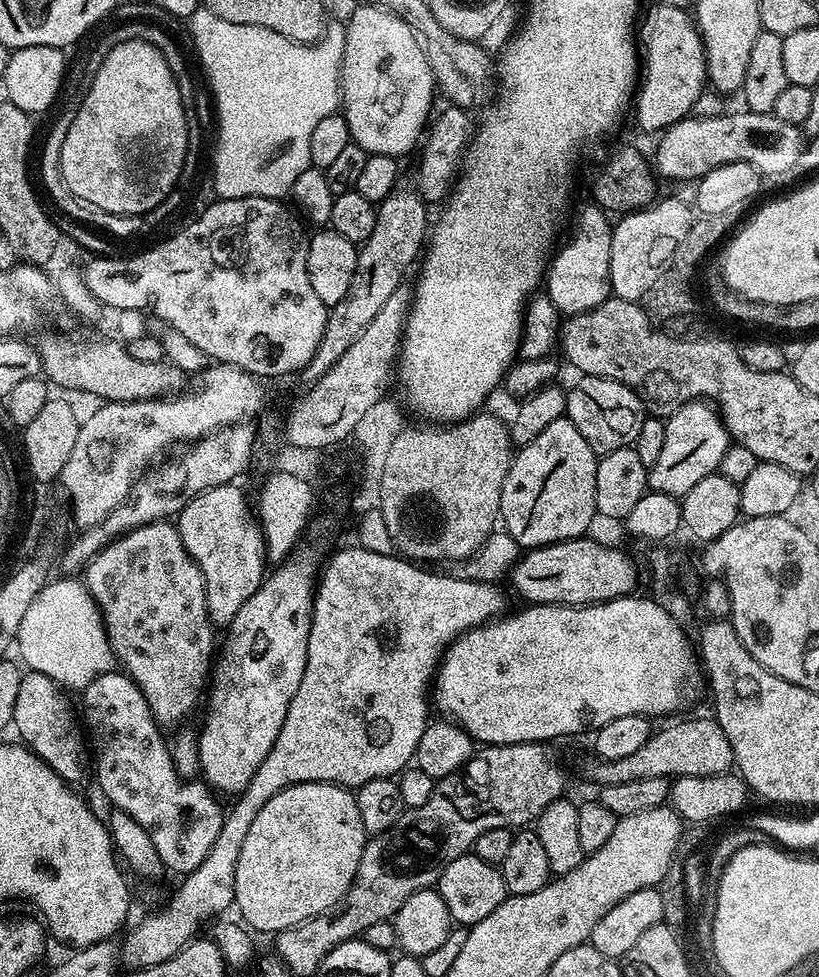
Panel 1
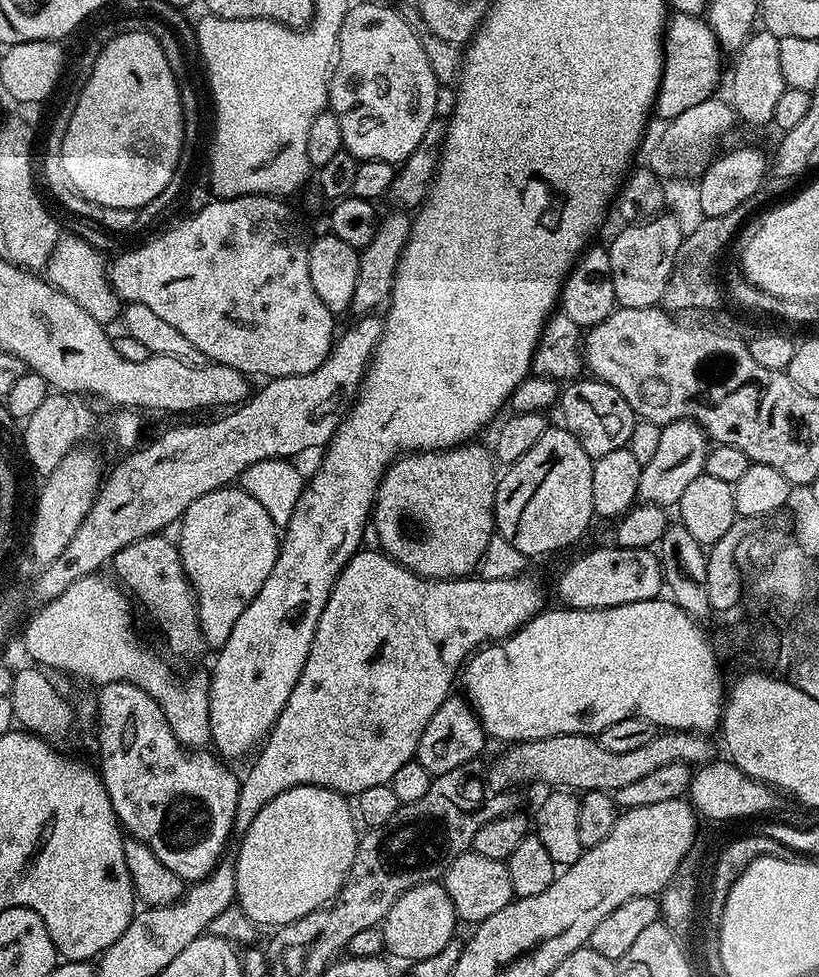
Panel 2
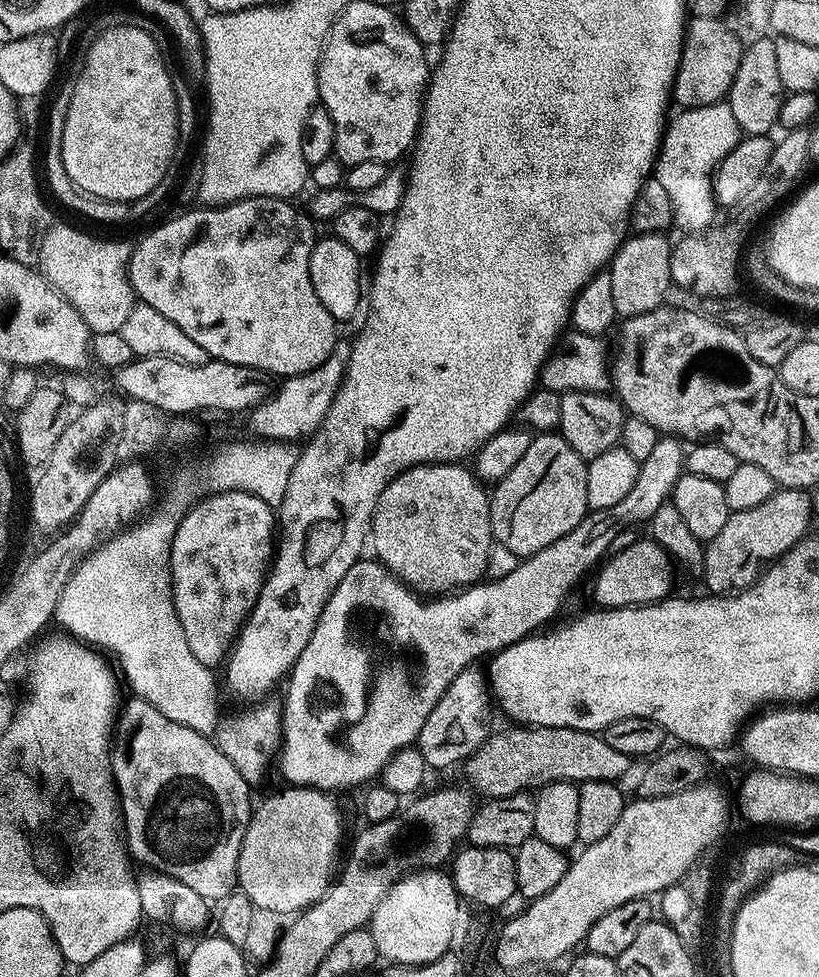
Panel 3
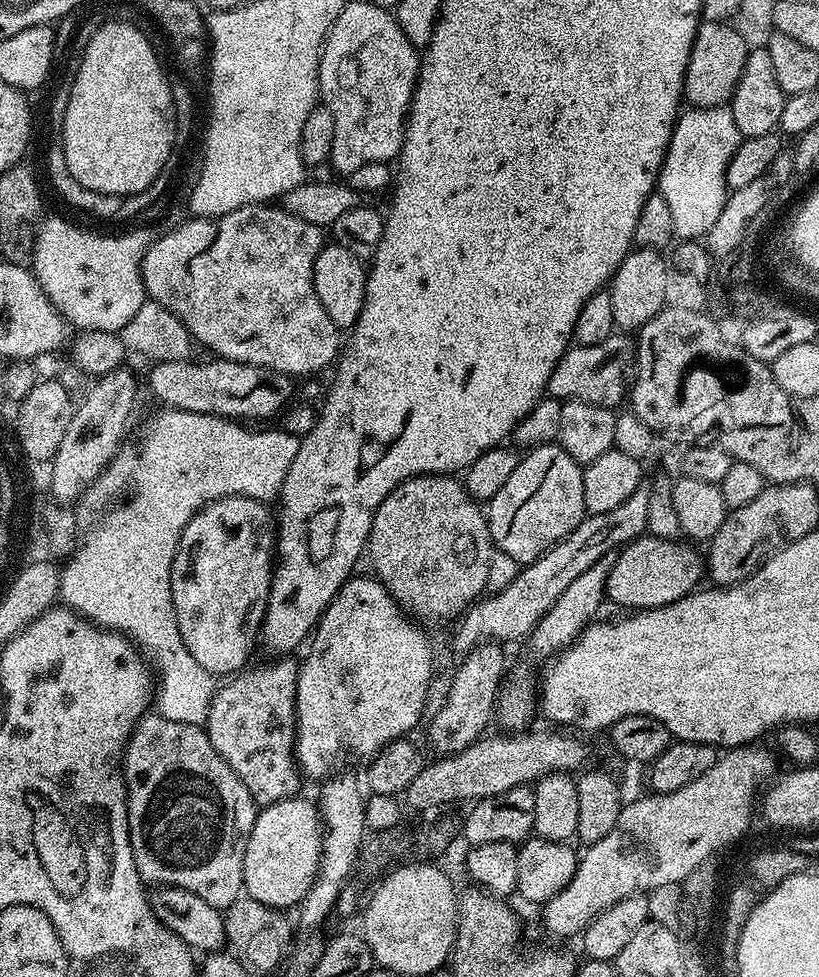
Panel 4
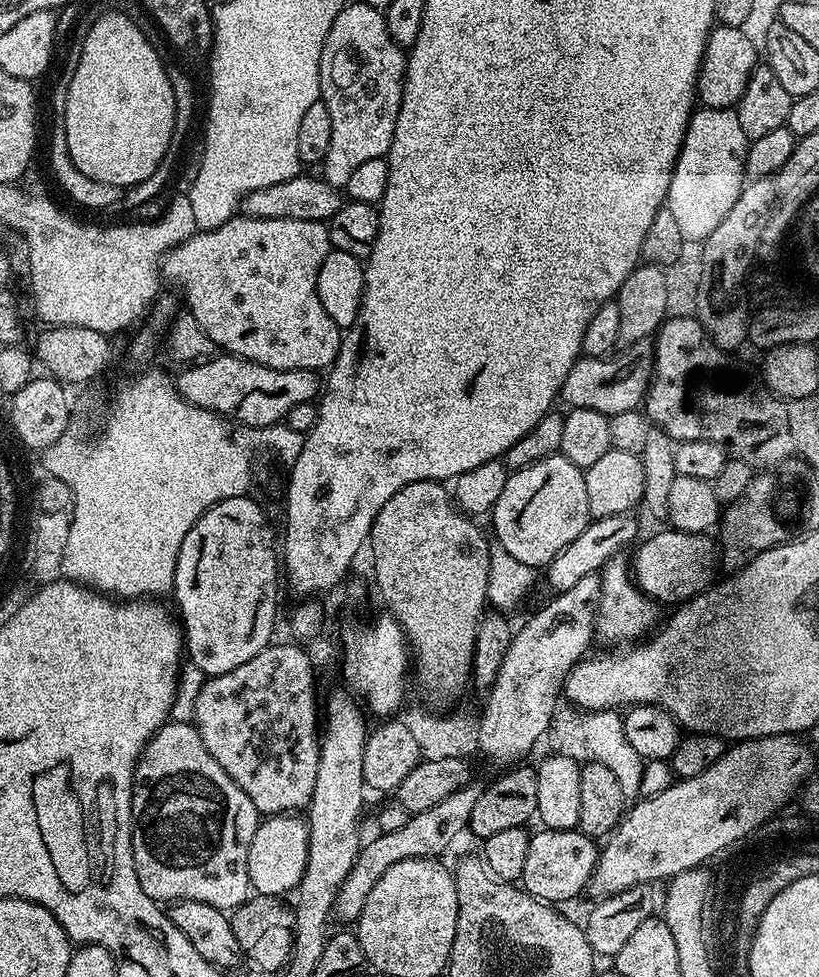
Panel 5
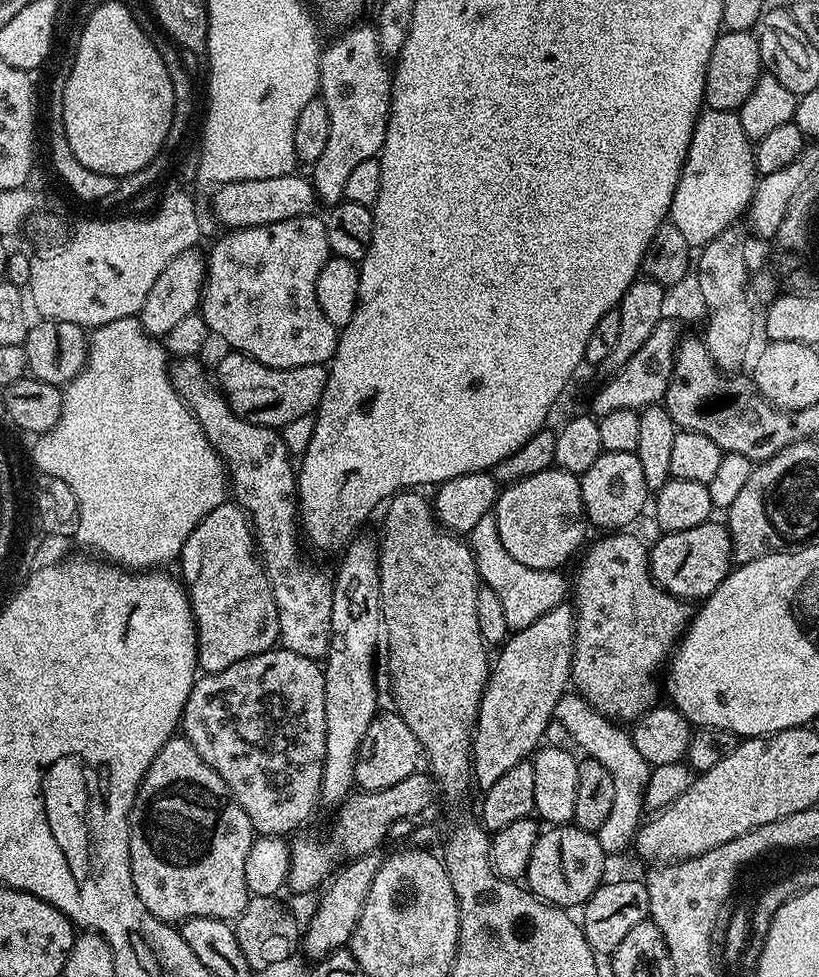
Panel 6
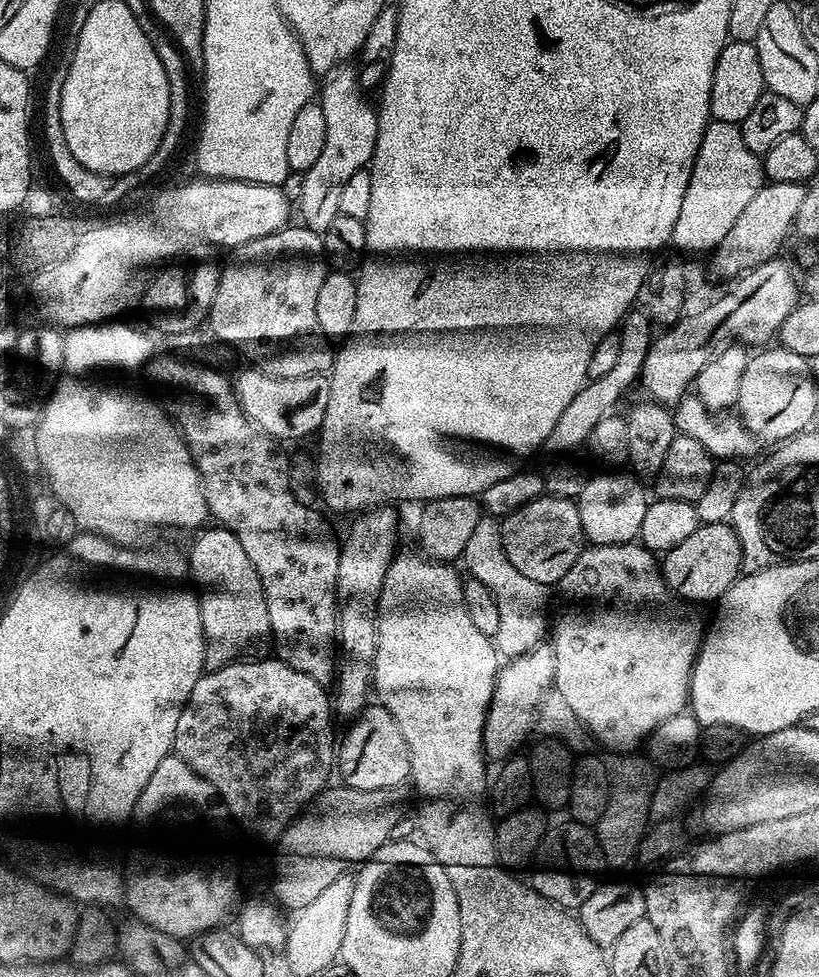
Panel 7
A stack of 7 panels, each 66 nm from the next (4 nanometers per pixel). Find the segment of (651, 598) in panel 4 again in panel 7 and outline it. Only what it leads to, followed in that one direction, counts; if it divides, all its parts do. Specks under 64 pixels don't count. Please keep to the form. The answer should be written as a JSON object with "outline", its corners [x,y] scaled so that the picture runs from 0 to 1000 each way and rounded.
{"outline":[[[856,538],[842,547],[842,551],[833,551],[822,561],[814,562],[808,569],[808,584],[811,591],[827,604],[833,604],[838,608],[845,608],[850,612],[878,612],[884,609],[889,603],[906,588],[906,574],[908,564],[904,561],[902,556],[893,555],[879,545],[868,545],[863,538]]]}

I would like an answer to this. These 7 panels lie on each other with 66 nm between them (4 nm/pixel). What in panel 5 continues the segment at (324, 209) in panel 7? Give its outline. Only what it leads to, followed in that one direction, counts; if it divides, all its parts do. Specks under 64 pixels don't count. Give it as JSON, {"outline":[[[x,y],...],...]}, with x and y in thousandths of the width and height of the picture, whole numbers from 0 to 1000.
{"outline":[[[448,2],[440,4],[421,3],[415,13],[408,18],[408,27],[403,27],[403,35],[396,44],[391,60],[391,101],[398,113],[403,113],[403,154],[398,154],[393,165],[393,183],[411,194],[419,194],[422,186],[427,186],[427,178],[442,170],[442,166],[452,166],[452,162],[473,161],[481,129],[486,121],[486,113],[491,108],[493,95],[493,73],[498,67],[495,50],[476,39],[476,31],[469,21],[468,11]]]}

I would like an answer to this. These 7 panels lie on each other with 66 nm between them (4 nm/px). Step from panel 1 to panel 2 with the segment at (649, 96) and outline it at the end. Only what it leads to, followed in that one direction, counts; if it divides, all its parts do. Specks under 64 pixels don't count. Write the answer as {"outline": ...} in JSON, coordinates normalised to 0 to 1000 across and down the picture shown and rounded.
{"outline":[[[824,13],[811,31],[811,75],[799,107],[800,118],[817,125],[842,108],[873,99],[879,86],[879,40],[864,26],[863,19],[842,14]]]}

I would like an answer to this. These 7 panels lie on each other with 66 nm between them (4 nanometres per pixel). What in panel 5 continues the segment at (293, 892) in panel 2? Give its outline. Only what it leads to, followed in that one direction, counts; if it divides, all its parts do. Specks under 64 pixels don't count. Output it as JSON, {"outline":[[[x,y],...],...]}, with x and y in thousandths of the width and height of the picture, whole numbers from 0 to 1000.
{"outline":[[[348,833],[328,835],[319,838],[315,850],[310,854],[310,862],[305,862],[305,878],[303,879],[303,904],[319,917],[346,918],[347,913],[355,914],[366,906],[369,895],[376,881],[376,845],[365,834]]]}

